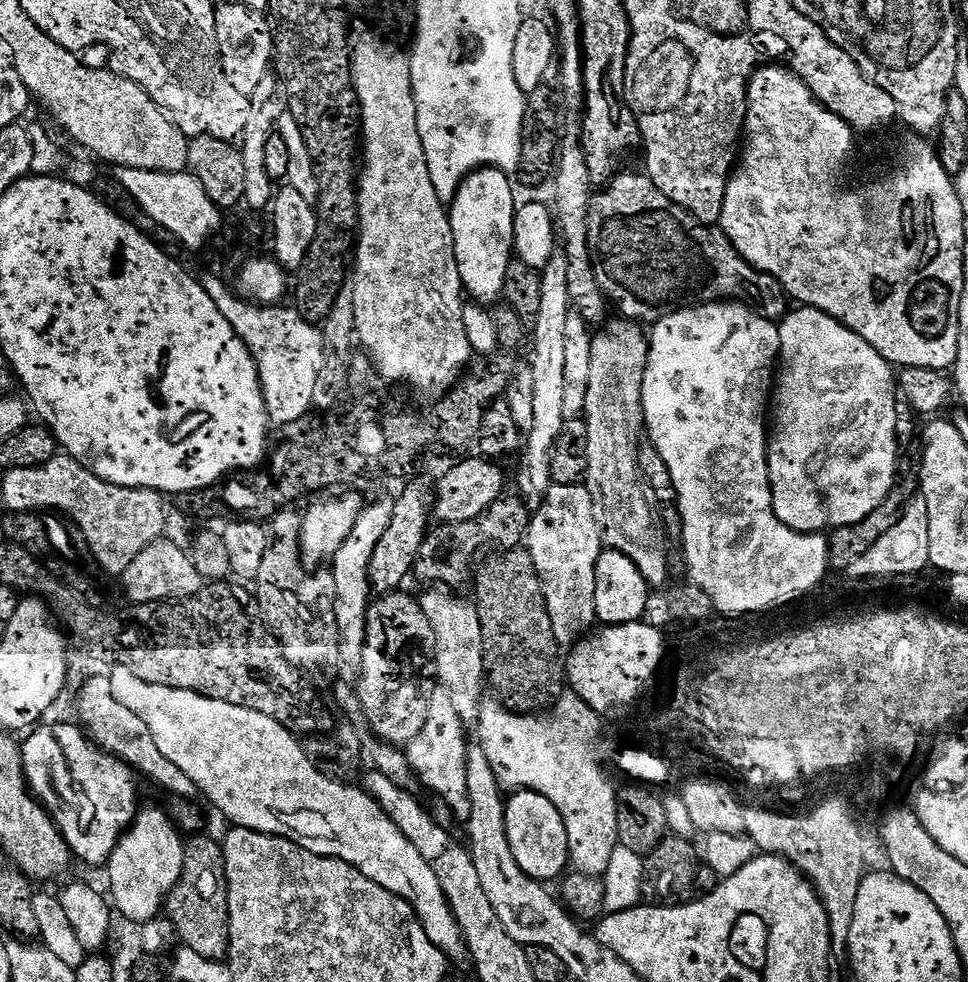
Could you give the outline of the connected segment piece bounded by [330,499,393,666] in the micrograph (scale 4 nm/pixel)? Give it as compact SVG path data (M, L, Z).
M380 500L363 509L346 542L340 548L336 557L330 562L330 569L337 586L337 614L338 630L341 631L341 658L345 665L359 666L364 653L366 632L368 630L368 605L374 599L371 580L368 577L368 567L371 558L374 557L374 550L378 547L386 528L390 526L393 501Z

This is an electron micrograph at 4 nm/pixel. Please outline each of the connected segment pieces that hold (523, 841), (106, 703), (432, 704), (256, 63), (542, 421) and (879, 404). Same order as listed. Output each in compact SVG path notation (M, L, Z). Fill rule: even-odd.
M513 791L507 797L504 813L506 814L506 834L510 842L510 850L514 850L514 858L518 862L518 866L522 866L522 870L526 870L526 874L530 878L549 882L548 880L554 879L555 876L563 877L569 871L566 826L563 824L562 814L555 808L554 803L550 802L550 798L531 791Z
M111 675L92 676L85 682L84 689L80 692L80 716L84 719L83 727L90 733L91 739L105 752L120 757L143 779L145 776L158 787L180 796L176 798L192 798L192 795L197 795L198 789L194 781L186 778L186 774L182 774L182 770L178 770L178 766L174 766L174 762L170 762L170 758L166 758L162 750L158 750L154 734L150 734L150 726L146 726L146 722L142 722L142 718L134 714L134 710L122 706L117 685Z
M442 688L428 700L426 725L418 732L418 736L406 745L408 760L412 765L419 783L437 792L445 800L453 817L466 818L470 814L470 798L468 797L468 753L463 720L454 709L453 700Z
M239 2L220 4L216 9L216 37L222 70L226 70L226 78L234 85L238 94L252 98L259 90L264 75L270 72L274 64L272 46L272 27L269 17L259 8L242 6Z
M557 252L550 262L541 269L542 282L541 305L532 324L532 343L534 352L530 367L534 374L534 428L526 436L526 451L523 453L524 464L528 467L528 484L537 494L543 494L552 487L552 474L550 462L552 451L558 442L558 434L562 434L564 415L562 414L562 401L564 388L563 375L565 357L565 327L569 313L572 311L569 298L569 282L567 271L568 258Z
M800 306L797 309L797 312L796 309L789 311L788 315L778 324L780 329L780 358L778 375L774 380L774 391L770 397L770 404L774 411L770 416L770 435L768 437L768 477L772 487L772 509L778 518L778 522L782 522L795 532L824 534L833 528L862 522L862 518L866 518L866 514L870 514L888 497L893 484L898 479L898 471L896 472L898 449L894 438L898 384L894 379L893 365L884 360L882 354L878 354L878 350L874 350L874 346L870 346L861 336L854 334L854 330L850 330L845 324L840 324L833 316L819 312L817 308Z

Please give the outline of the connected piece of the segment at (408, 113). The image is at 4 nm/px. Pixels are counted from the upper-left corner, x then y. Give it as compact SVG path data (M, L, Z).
M365 42L359 48L359 56L356 56L355 83L359 84L360 96L363 97L365 108L365 123L367 124L368 153L362 157L362 167L358 172L358 195L360 198L360 226L358 229L358 243L354 248L354 271L350 281L354 286L354 322L356 323L356 336L359 343L364 343L363 351L369 361L380 371L384 380L393 380L396 384L409 384L416 392L424 396L441 398L447 395L458 381L465 375L467 366L474 360L474 353L470 341L466 338L463 325L463 310L466 305L466 293L464 283L458 274L458 262L454 258L454 230L448 217L449 209L445 201L438 198L438 190L434 190L434 182L430 182L430 166L426 166L426 150L422 150L422 134L418 134L418 105L414 98L414 90L408 83L408 65L403 57L393 57L387 48L380 46L378 42Z

